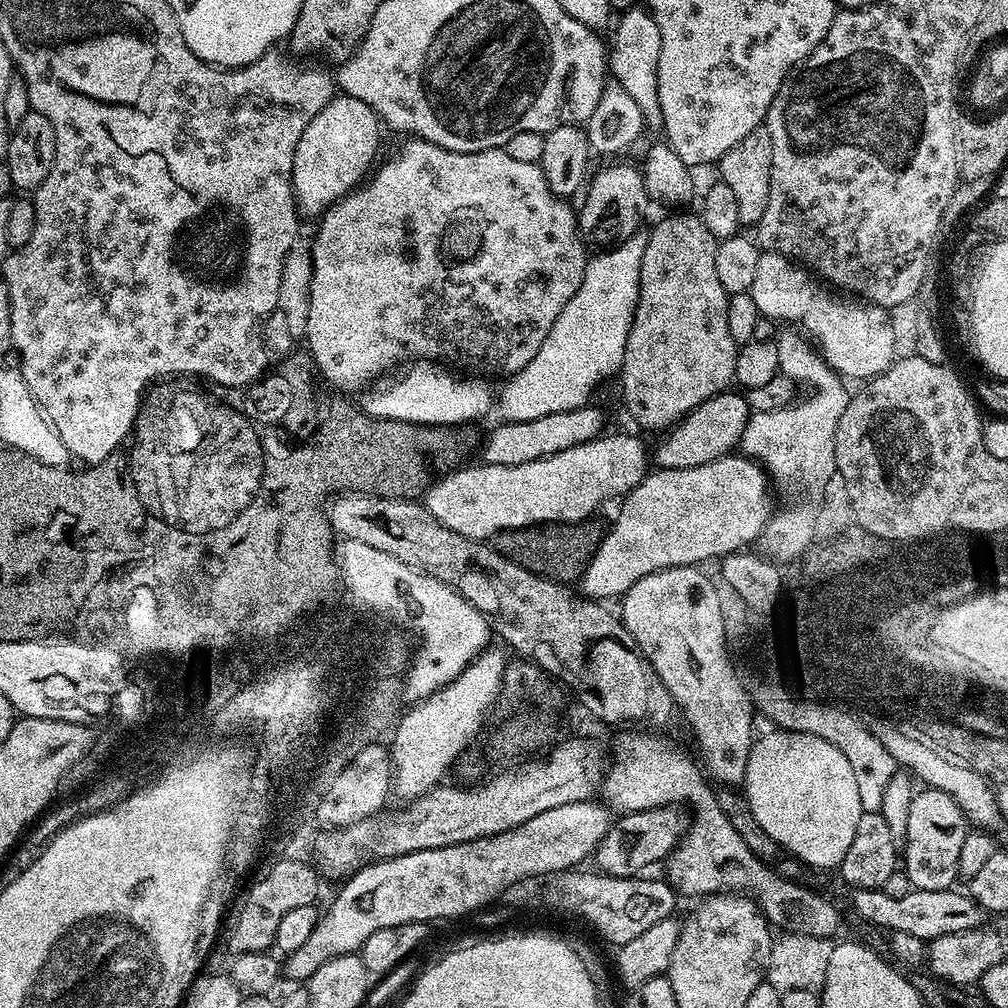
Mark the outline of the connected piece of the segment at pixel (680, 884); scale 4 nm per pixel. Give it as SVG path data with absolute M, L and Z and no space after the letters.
M651 738L638 742L631 755L624 756L617 773L602 781L602 800L609 809L617 808L617 813L620 814L692 804L690 827L666 857L666 879L681 897L700 898L713 891L714 877L724 867L724 860L732 860L732 856L740 860L740 856L744 856L746 842L732 827L727 811L720 809L720 804L712 793L713 785L706 779L697 761L692 761L678 745L671 744L668 740Z

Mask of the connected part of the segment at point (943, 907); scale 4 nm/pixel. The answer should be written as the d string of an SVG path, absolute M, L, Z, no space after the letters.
M857 888L851 893L852 908L868 924L888 928L889 933L902 931L927 942L942 934L958 934L962 930L979 928L985 923L984 909L979 908L971 896L963 891L960 891L961 893L956 891L952 888L946 890L913 888L910 894L906 894L906 898L890 898L890 894L882 890Z

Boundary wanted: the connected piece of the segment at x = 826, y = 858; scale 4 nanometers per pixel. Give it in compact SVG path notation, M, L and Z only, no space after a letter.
M772 730L755 739L748 756L746 774L742 781L743 795L758 825L781 849L794 854L800 861L816 868L839 867L850 848L855 827L861 817L861 798L854 770L846 756L833 743L806 732Z

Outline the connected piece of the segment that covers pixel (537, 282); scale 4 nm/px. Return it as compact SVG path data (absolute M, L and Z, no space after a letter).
M408 138L405 140L408 141L401 146L400 153L393 160L386 161L380 169L377 170L376 168L371 173L370 179L372 178L372 181L369 182L368 180L363 186L357 187L355 190L349 192L343 199L330 205L328 210L319 217L318 223L320 223L320 229L316 232L316 241L310 244L313 262L313 282L310 286L310 310L306 337L306 344L308 344L306 345L307 351L316 364L317 373L336 390L344 390L340 388L352 388L355 384L362 383L363 380L374 379L391 360L405 359L404 361L407 361L409 359L407 356L411 352L420 352L416 354L432 354L428 352L464 352L466 359L480 360L481 366L486 371L497 372L498 375L504 376L503 378L510 378L518 370L522 370L526 366L526 362L530 362L530 358L534 358L534 354L538 354L542 342L546 342L546 334L550 334L550 326L554 326L554 318L558 318L558 314L562 314L562 309L566 307L566 302L570 302L570 298L574 298L574 294L578 294L578 286L582 286L582 278L584 277L584 271L586 270L590 256L589 253L584 253L586 251L586 245L580 239L580 225L578 223L577 213L574 211L573 205L572 208L568 205L571 203L567 199L553 194L544 177L544 171L540 169L539 164L517 162L514 158L510 158L510 154L506 154L503 148L487 148L481 152L451 152L442 146L431 144L419 138Z

